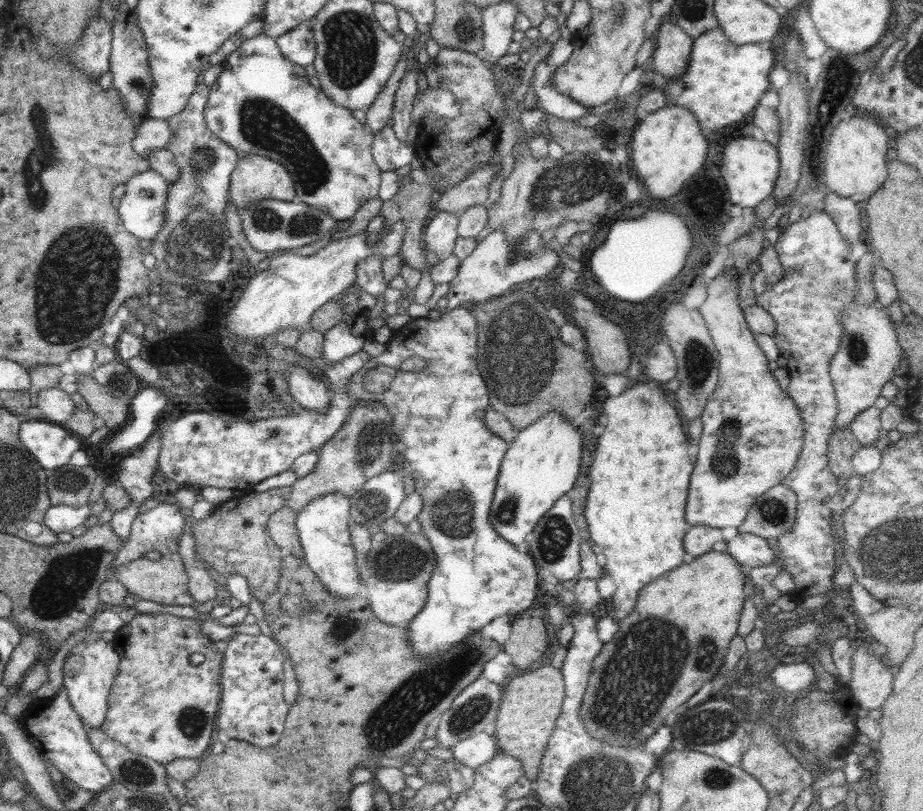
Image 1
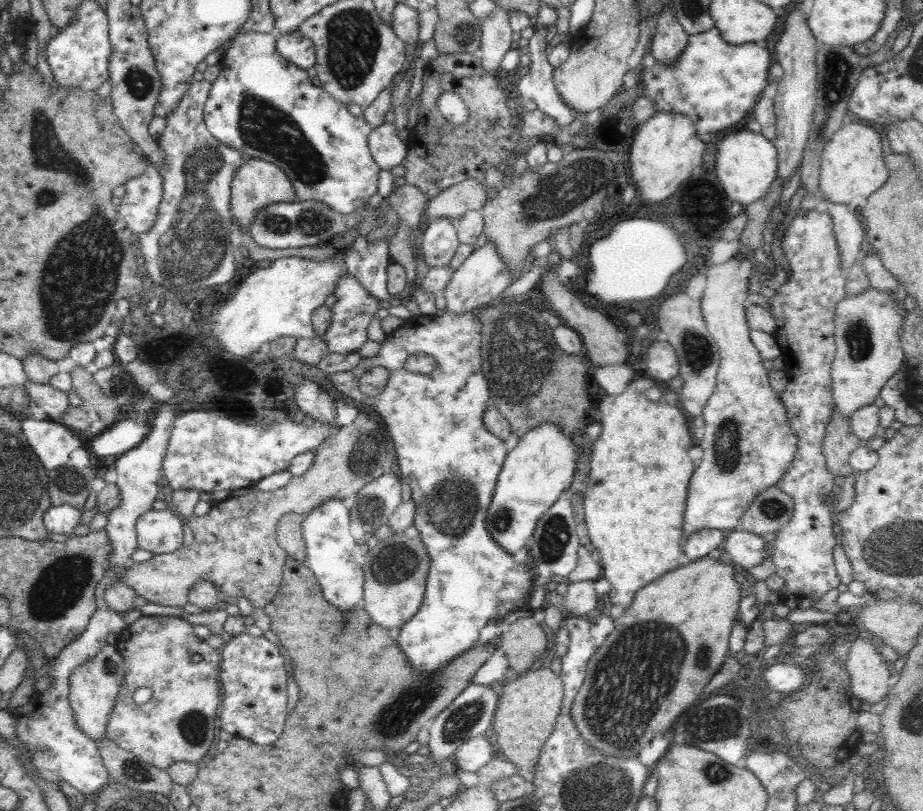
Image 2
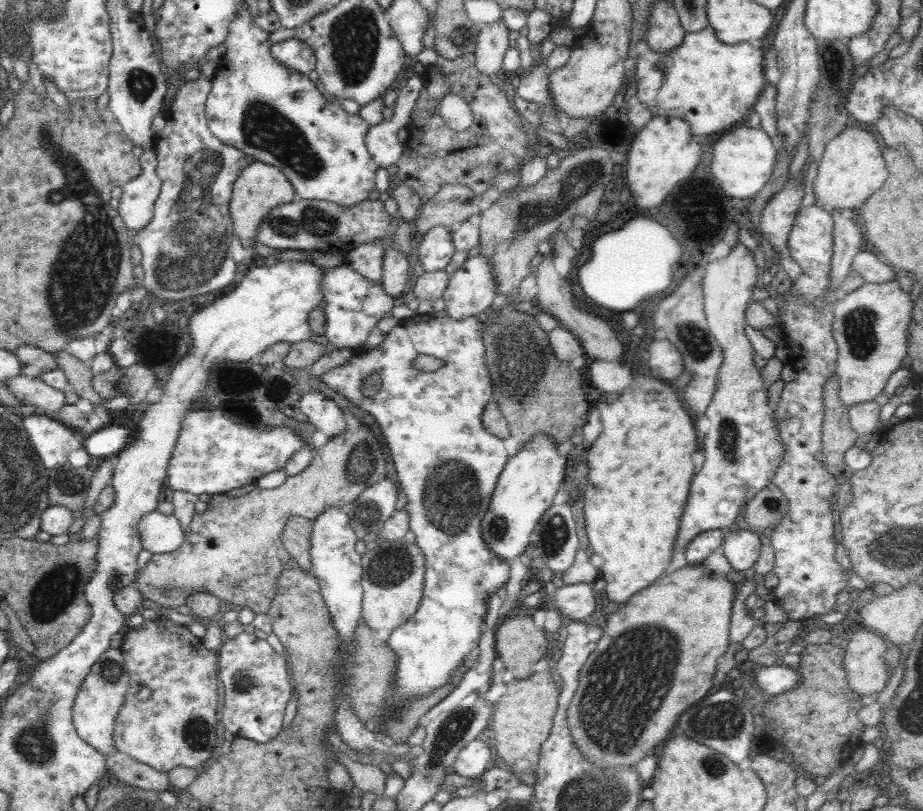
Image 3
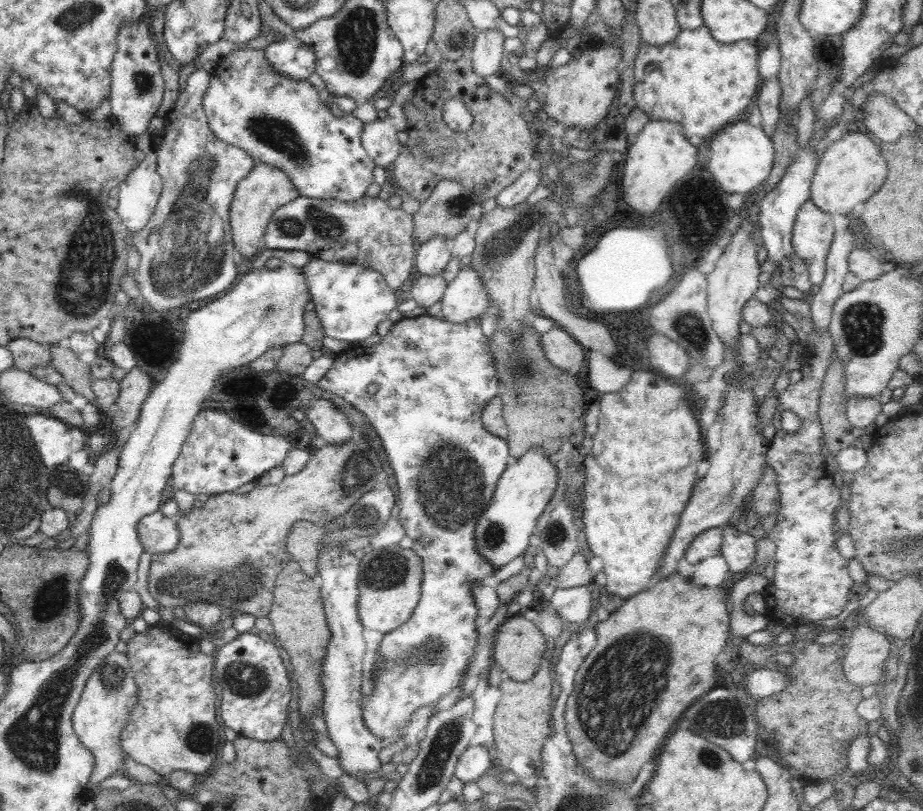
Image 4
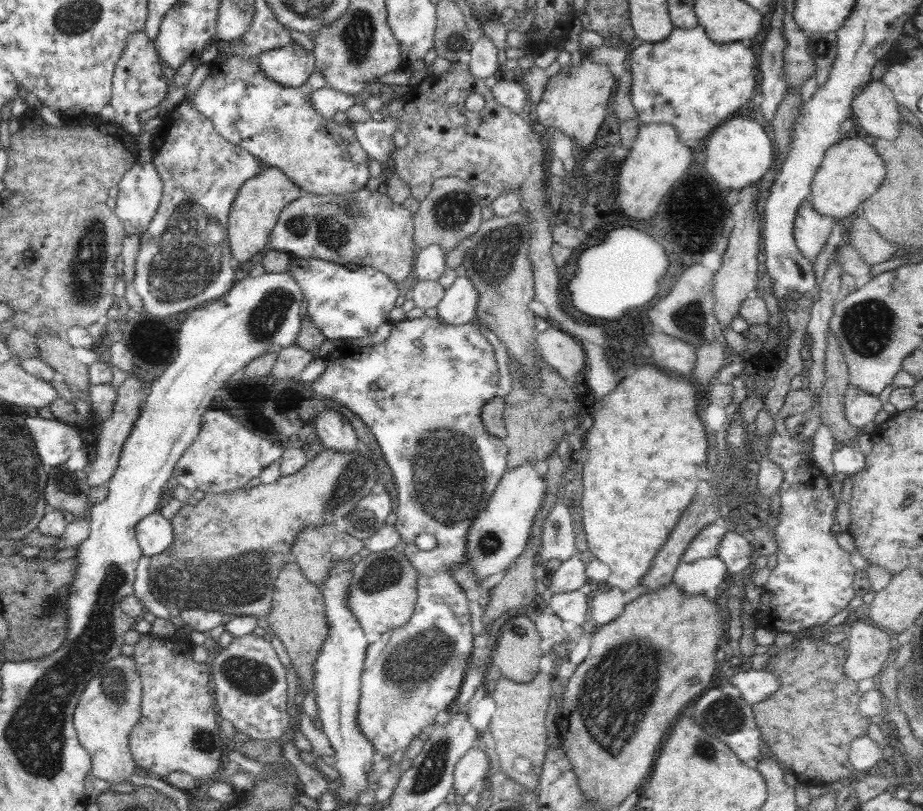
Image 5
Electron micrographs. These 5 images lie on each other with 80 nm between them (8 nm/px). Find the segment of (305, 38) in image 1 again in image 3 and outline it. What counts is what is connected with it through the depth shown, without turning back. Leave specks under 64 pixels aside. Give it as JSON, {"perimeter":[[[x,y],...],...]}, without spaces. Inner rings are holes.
{"perimeter":[[[290,38],[271,46],[271,55],[289,69],[297,70],[300,74],[308,75],[315,70],[315,54],[306,42]]]}

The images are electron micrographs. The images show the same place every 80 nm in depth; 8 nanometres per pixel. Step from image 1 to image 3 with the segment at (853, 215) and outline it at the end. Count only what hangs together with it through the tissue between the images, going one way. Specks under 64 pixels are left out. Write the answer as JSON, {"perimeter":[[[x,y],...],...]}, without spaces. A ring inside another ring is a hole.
{"perimeter":[[[828,209],[833,216],[833,253],[831,258],[831,271],[829,286],[840,288],[851,272],[854,255],[867,247],[860,227],[852,219],[842,217],[841,209]]]}

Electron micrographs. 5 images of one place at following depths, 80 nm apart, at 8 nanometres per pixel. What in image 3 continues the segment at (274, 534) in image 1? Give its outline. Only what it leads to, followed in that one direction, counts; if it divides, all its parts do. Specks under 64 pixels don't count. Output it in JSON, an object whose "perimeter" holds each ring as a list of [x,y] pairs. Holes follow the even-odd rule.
{"perimeter":[[[291,516],[281,532],[281,542],[288,554],[299,567],[312,573],[311,565],[311,530],[313,522],[302,516]]]}

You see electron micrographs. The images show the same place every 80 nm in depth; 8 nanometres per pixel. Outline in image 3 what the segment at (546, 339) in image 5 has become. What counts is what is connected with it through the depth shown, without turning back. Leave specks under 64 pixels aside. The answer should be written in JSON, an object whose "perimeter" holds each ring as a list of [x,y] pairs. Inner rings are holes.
{"perimeter":[[[562,326],[554,328],[548,334],[548,343],[554,351],[554,357],[558,361],[566,361],[566,363],[574,365],[576,371],[588,365],[589,359],[578,339],[570,331],[564,330]]]}

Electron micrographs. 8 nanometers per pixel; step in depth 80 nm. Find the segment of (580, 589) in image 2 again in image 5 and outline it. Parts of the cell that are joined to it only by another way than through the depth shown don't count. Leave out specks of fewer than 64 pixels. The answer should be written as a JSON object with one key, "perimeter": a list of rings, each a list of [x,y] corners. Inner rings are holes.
{"perimeter":[[[578,590],[553,594],[548,607],[566,622],[582,626],[588,618],[588,597]]]}

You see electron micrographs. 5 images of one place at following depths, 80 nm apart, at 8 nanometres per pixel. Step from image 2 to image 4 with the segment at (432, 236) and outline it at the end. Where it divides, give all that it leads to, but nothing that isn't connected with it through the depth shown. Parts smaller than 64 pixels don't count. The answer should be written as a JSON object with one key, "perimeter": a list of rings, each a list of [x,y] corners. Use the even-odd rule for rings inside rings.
{"perimeter":[[[433,236],[417,248],[416,275],[436,276],[443,274],[445,266],[451,259],[449,241],[444,236]]]}

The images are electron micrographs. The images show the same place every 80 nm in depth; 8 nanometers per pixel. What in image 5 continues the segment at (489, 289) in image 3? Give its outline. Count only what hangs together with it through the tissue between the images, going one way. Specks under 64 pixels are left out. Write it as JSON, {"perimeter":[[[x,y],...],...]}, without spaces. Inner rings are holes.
{"perimeter":[[[466,276],[456,277],[450,288],[446,288],[438,303],[439,318],[446,324],[468,324],[475,322],[478,292]]]}

